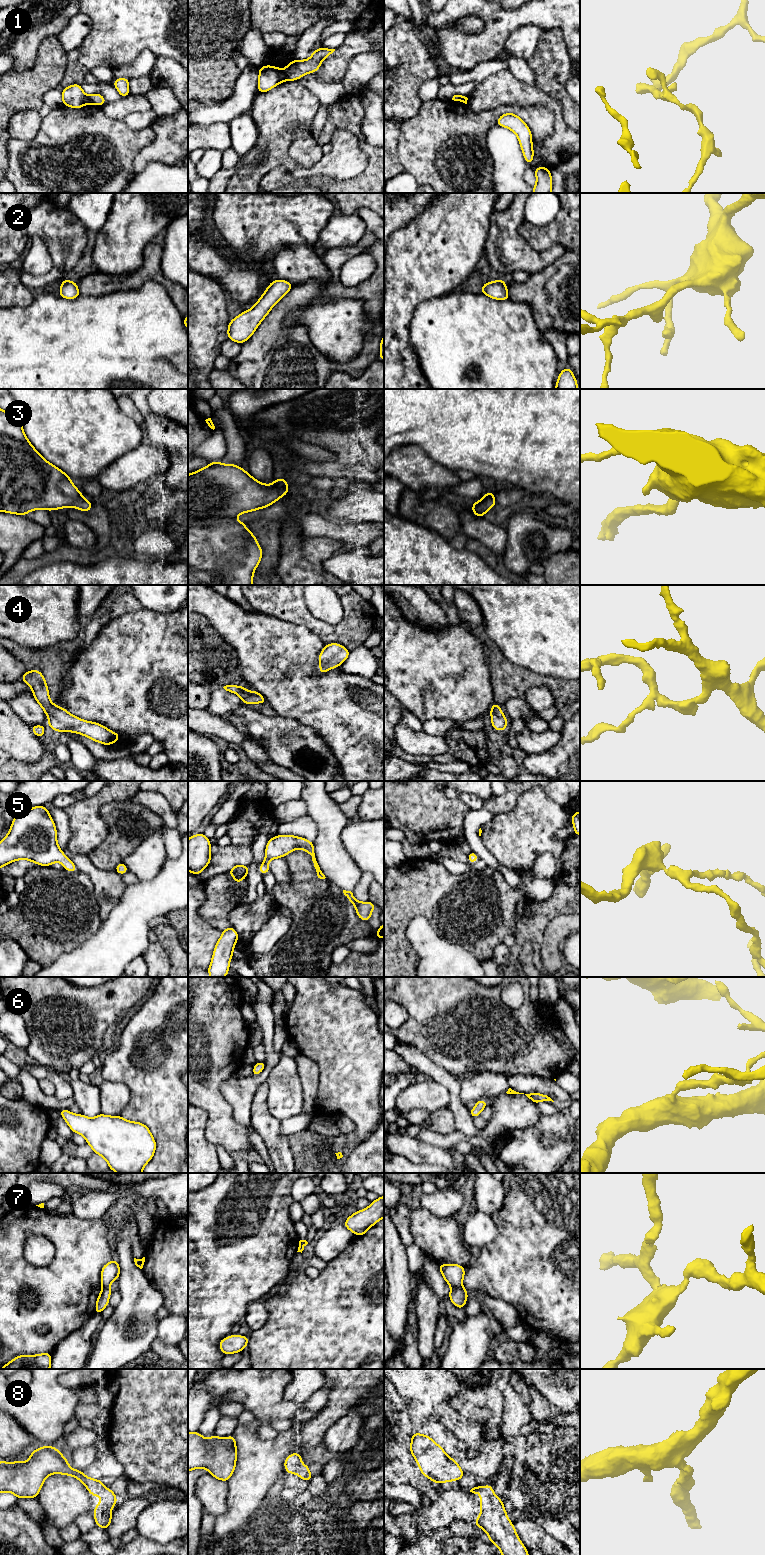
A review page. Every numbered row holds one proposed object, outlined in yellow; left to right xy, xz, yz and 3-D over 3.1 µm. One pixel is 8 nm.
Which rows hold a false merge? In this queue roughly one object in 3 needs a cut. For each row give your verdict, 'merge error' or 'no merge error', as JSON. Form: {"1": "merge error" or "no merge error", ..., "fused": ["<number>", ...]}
{"1": "merge error", "2": "no merge error", "3": "no merge error", "4": "no merge error", "5": "no merge error", "6": "no merge error", "7": "merge error", "8": "no merge error", "fused": ["1", "7"]}

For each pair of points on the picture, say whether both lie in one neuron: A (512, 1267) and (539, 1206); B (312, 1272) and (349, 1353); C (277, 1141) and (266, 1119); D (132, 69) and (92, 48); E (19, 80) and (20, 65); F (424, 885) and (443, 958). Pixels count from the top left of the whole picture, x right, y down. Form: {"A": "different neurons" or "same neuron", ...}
{"A": "same neuron", "B": "different neurons", "C": "same neuron", "D": "different neurons", "E": "different neurons", "F": "different neurons"}

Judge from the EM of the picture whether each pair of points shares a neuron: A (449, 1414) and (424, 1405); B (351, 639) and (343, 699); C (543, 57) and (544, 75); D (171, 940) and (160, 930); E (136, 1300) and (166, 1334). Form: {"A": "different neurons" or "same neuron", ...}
{"A": "different neurons", "B": "different neurons", "C": "same neuron", "D": "same neuron", "E": "different neurons"}

